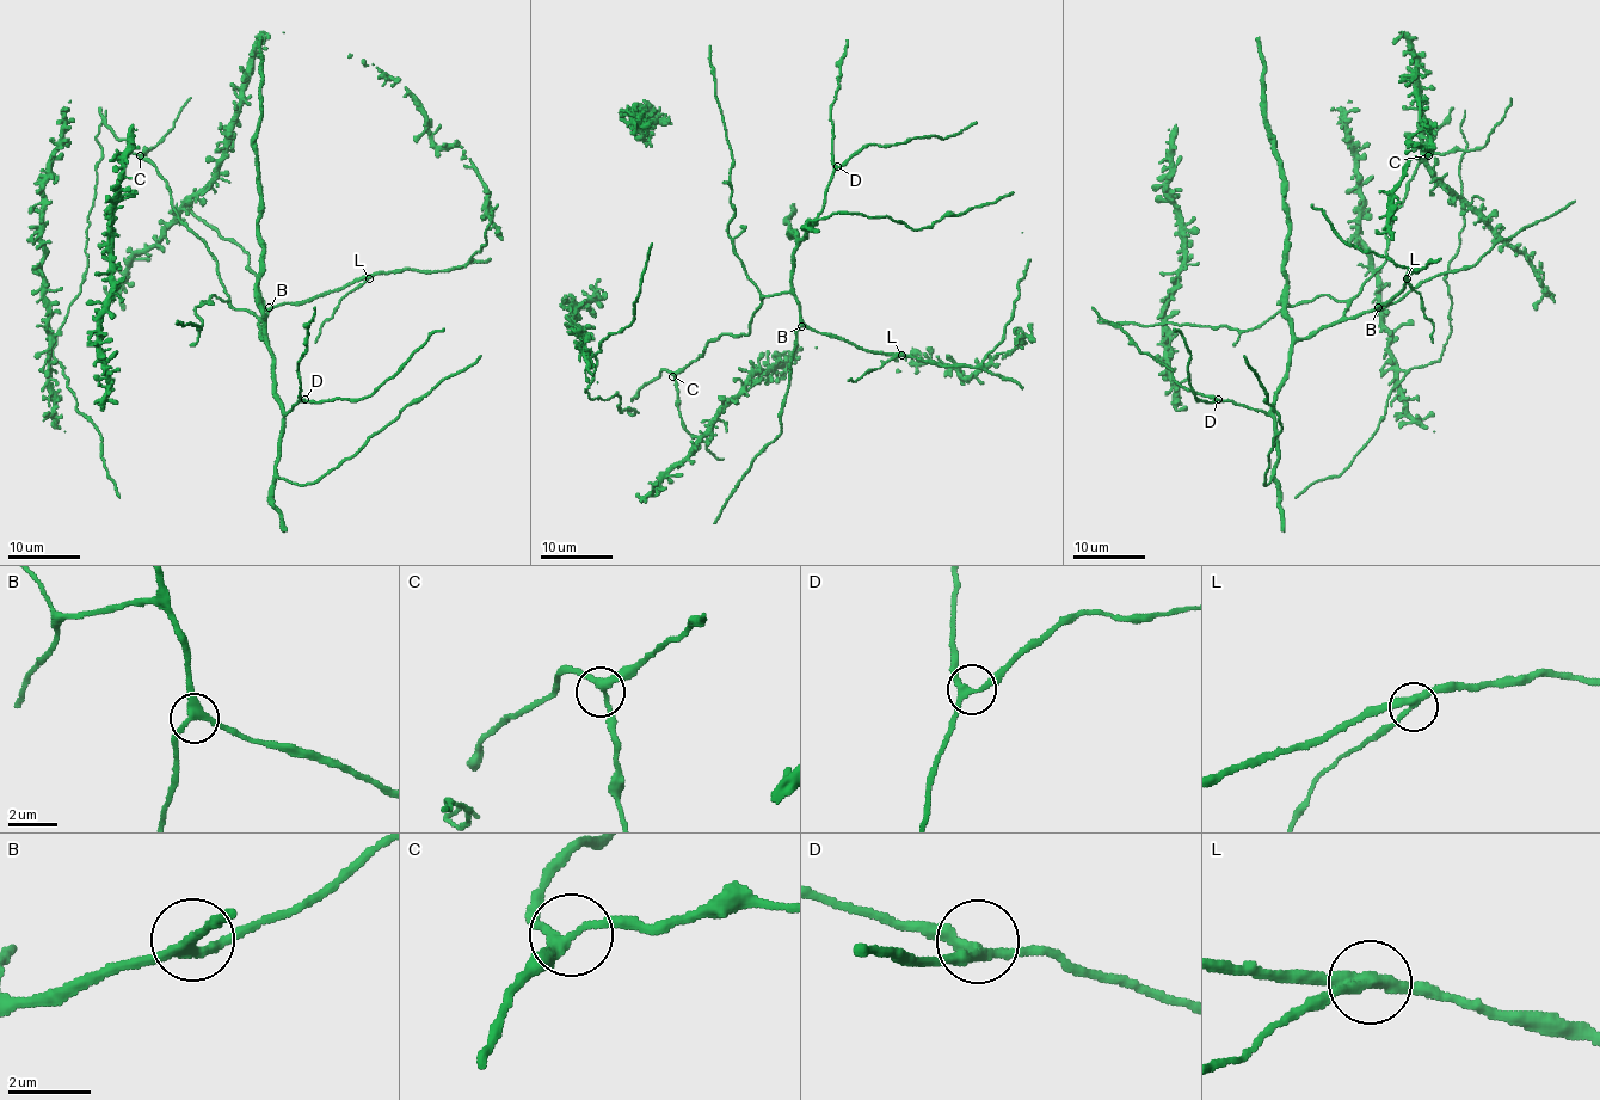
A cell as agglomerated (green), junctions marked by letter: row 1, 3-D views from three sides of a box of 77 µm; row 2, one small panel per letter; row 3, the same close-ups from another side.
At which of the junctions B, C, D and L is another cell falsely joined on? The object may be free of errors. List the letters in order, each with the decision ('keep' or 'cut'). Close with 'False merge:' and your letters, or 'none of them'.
B: keep
C: keep
D: keep
L: cut
False merge: L

